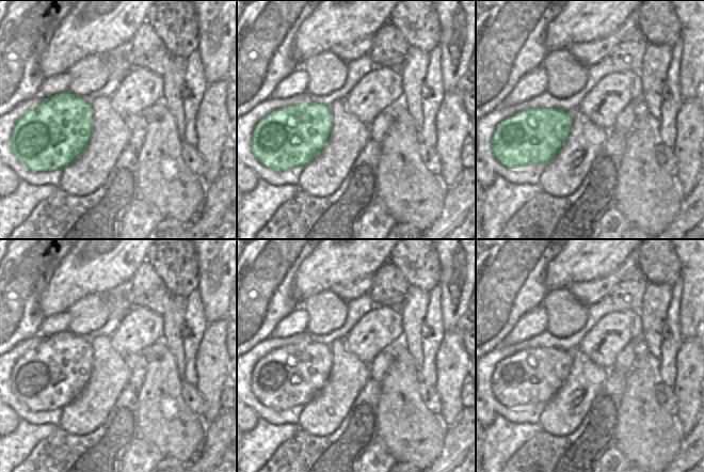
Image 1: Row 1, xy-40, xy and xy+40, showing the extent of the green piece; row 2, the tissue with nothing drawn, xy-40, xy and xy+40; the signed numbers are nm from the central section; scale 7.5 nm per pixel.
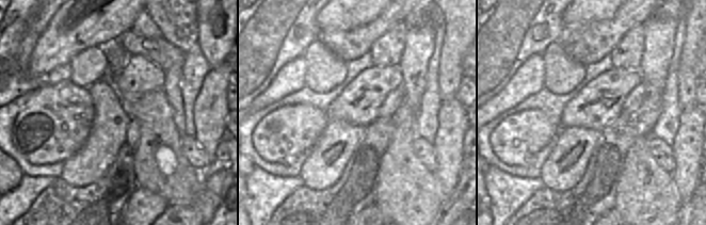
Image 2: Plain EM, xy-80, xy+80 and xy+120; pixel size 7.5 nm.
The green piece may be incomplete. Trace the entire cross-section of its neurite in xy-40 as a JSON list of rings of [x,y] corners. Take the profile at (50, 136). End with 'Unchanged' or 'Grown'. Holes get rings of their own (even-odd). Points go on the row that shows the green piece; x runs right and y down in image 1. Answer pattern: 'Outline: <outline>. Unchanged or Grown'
Outline: [[[68,90],[23,113],[11,133],[11,151],[31,171],[54,171],[76,160],[92,133],[92,105]]]. Unchanged

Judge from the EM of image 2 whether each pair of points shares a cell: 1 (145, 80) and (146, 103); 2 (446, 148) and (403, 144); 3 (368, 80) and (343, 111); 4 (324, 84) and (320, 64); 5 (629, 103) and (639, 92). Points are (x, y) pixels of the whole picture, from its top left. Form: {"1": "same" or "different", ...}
{"1": "different", "2": "different", "3": "same", "4": "same", "5": "same"}

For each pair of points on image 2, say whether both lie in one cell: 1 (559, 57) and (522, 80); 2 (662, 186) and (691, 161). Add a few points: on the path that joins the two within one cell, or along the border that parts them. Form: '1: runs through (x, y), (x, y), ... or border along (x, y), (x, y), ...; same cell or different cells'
1: border along (542, 54), (544, 85); different cells
2: border along (670, 174), (676, 193), (682, 201); different cells

